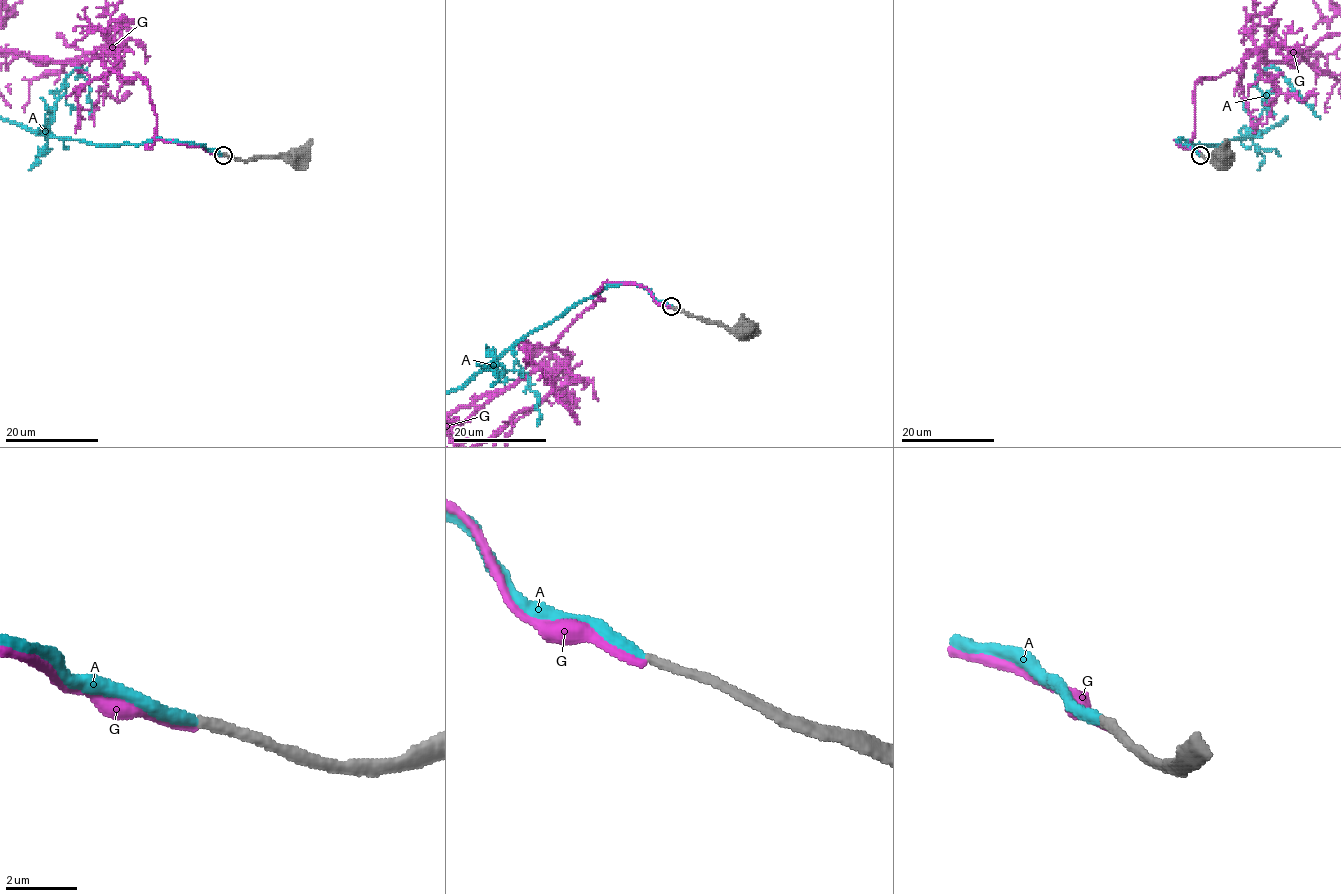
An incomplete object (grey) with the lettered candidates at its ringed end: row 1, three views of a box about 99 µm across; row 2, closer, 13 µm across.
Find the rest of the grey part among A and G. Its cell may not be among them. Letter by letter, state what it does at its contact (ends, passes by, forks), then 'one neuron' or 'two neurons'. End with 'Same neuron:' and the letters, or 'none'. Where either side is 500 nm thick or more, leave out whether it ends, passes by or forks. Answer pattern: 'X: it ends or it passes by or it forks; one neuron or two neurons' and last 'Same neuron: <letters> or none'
A: it ends; one neuron
G: it ends; two neurons
Same neuron: A

